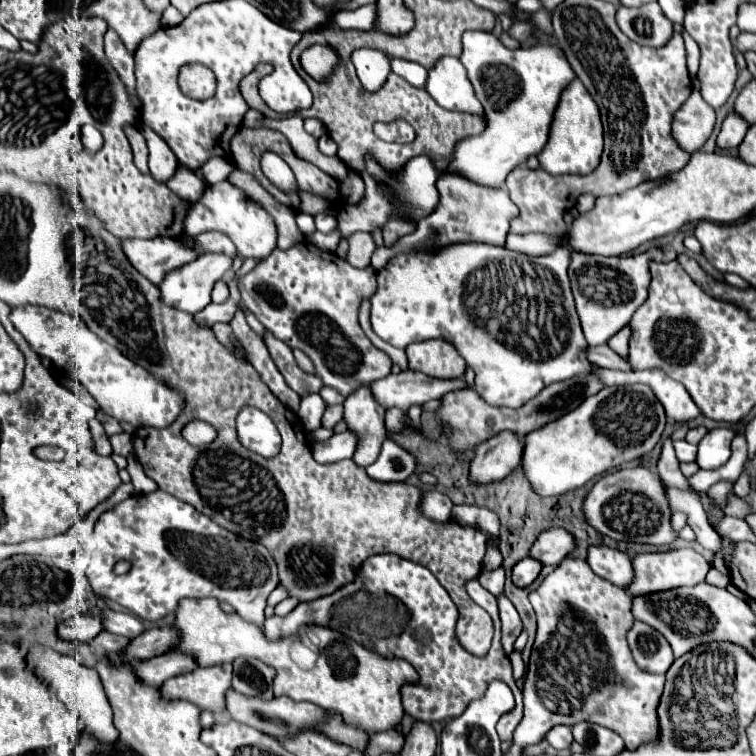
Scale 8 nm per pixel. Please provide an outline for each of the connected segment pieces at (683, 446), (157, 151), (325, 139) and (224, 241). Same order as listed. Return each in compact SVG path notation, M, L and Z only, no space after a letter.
M675 441L675 451L679 461L695 461L697 457L697 445L691 445L687 441Z
M141 123L139 131L147 139L151 177L155 177L155 181L159 181L159 183L167 183L175 175L175 171L177 171L177 165L179 165L177 157L173 155L169 145L155 131L151 131L147 125Z
M327 134L319 138L318 147L321 153L328 156L335 155L337 151L337 144L330 136L327 136Z
M217 231L201 233L199 237L195 237L193 249L197 251L197 255L203 255L203 253L227 253L229 257L237 255L237 249L231 243L231 239L223 233L217 233Z

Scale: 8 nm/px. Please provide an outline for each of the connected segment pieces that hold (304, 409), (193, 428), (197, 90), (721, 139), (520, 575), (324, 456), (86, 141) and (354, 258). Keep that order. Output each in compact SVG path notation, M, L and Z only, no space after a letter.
M319 393L301 398L297 417L305 431L313 431L319 427L323 411L325 411L325 401L319 397Z
M209 423L185 425L185 437L191 445L209 445L215 437L215 429Z
M185 65L178 75L181 91L191 99L207 99L215 95L215 75L205 65Z
M729 113L723 121L723 127L717 135L717 147L719 149L735 149L743 141L749 125L745 119L741 119L737 113Z
M525 557L523 561L519 561L515 565L515 569L511 573L511 579L513 579L513 583L517 587L527 587L527 585L531 585L537 579L539 571L541 571L541 563L531 559L531 557Z
M351 431L335 433L331 439L311 445L313 459L317 463L335 463L335 461L349 459L355 451L355 443L357 443L357 439Z
M86 124L81 130L81 142L85 149L96 152L101 149L103 145L103 137L99 130L93 124Z
M351 233L349 235L349 251L347 251L347 263L355 267L367 267L371 265L371 255L375 251L375 241L371 233Z

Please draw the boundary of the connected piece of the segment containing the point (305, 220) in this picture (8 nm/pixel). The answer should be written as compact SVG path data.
M295 209L295 221L305 235L311 235L315 231L315 221L309 213L299 213L299 209Z

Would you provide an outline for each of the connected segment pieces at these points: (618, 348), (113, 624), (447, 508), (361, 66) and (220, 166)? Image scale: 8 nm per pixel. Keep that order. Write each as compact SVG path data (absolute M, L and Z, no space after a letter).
M625 327L625 329L621 329L619 333L615 333L611 339L609 339L609 347L615 351L615 353L619 353L619 355L623 355L623 357L627 357L627 341L629 341L629 327Z
M103 609L103 629L115 635L123 635L127 639L137 637L139 633L143 633L143 625L135 615L129 613L119 613L119 611L111 611L111 609Z
M431 489L431 491L425 491L421 495L421 513L429 519L429 521L437 521L437 523L447 523L447 519L451 517L451 509L453 509L453 503L451 499L437 491L437 489Z
M357 49L351 53L351 59L367 91L377 91L391 73L391 57L379 49Z
M211 157L203 167L199 167L199 171L195 171L195 175L205 183L205 185L215 185L223 179L227 179L227 175L235 169L235 165L227 159L221 157Z

